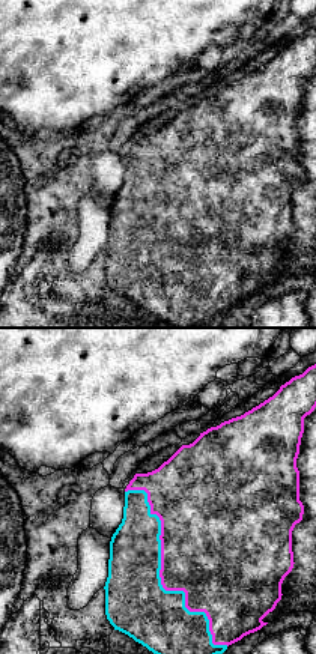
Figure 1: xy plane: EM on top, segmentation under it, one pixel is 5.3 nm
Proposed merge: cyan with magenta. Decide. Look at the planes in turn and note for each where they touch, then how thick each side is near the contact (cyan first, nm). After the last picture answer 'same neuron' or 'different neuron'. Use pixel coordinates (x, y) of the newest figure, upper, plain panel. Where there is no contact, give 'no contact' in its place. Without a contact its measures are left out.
(160, 241) | 340/420 nm

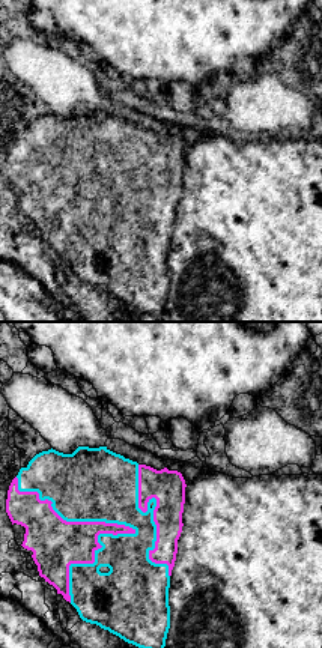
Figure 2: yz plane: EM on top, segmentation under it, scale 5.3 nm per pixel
(128, 188) | 380/160 nm

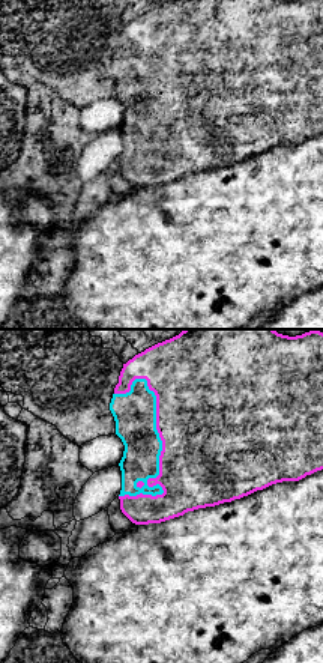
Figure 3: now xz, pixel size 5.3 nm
(161, 105) | 220/500 nm

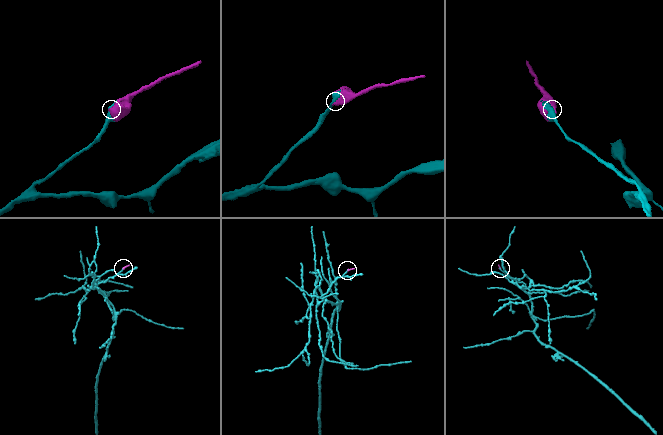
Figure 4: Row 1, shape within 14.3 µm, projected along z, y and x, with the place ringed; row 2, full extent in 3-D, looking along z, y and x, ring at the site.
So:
same neuron

